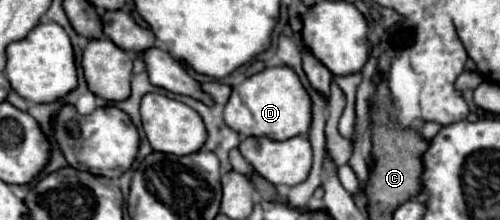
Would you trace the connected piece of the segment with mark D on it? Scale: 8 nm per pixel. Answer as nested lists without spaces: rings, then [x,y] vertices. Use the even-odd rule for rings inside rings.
[[[266,67],[264,71],[248,77],[240,85],[232,89],[230,101],[224,107],[224,123],[238,131],[244,137],[268,137],[276,141],[286,141],[296,135],[308,135],[310,123],[312,123],[312,99],[304,85],[300,83],[298,75],[290,67]]]

